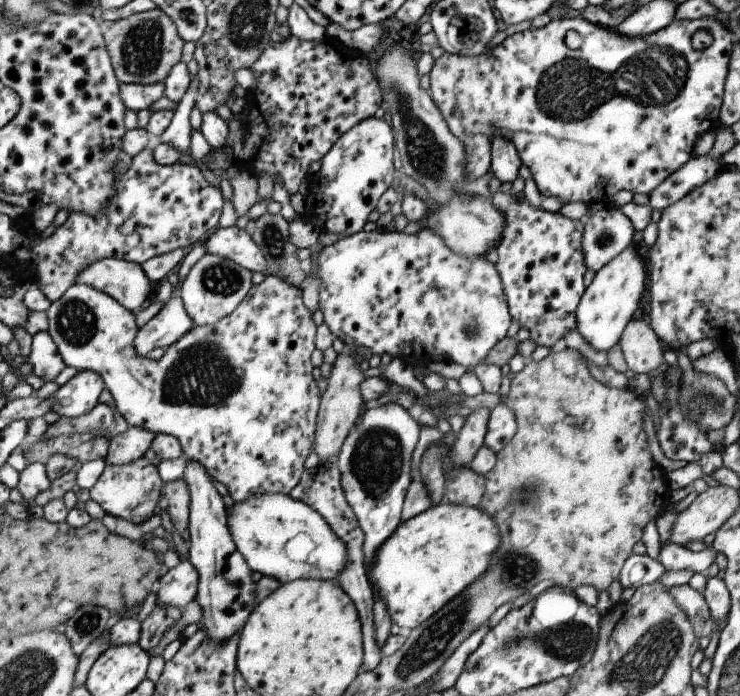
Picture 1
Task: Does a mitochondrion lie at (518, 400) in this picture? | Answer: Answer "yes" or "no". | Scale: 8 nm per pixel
no

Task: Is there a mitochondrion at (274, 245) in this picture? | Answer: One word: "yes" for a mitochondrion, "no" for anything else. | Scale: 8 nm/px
yes

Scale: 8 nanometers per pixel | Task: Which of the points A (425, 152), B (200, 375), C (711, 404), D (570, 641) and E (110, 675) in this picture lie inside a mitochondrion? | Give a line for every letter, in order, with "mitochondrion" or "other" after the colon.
A: mitochondrion
B: mitochondrion
C: mitochondrion
D: mitochondrion
E: other

